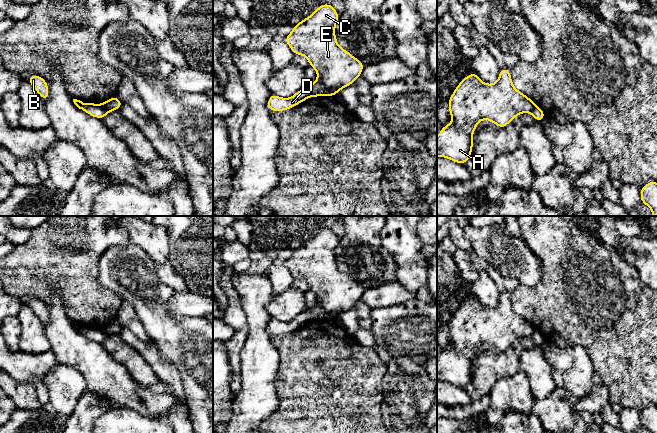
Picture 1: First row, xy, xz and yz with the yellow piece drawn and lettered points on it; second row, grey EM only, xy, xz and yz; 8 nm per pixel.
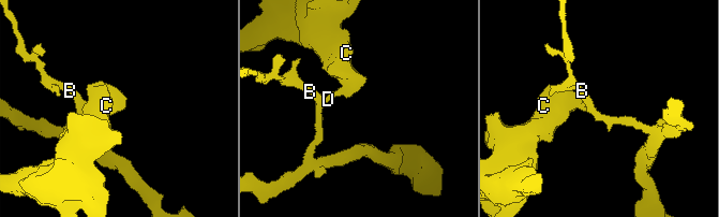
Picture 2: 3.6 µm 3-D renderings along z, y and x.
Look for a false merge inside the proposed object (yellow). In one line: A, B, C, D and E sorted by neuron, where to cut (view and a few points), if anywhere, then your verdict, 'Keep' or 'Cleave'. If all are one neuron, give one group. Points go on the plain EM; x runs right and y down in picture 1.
Groups: A C E / B D. Split along xz (317, 303), (336, 316). Cleave

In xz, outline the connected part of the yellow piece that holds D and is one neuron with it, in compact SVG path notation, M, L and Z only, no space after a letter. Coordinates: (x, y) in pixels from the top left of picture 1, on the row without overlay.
M318 304L311 309L299 314L290 322L281 322L271 317L267 331L271 336L274 335L285 335L293 332L294 330L302 327L310 321L317 320L336 320L337 316L325 311Z

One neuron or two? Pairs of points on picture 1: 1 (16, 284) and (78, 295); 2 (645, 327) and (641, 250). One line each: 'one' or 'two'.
1: one
2: two

